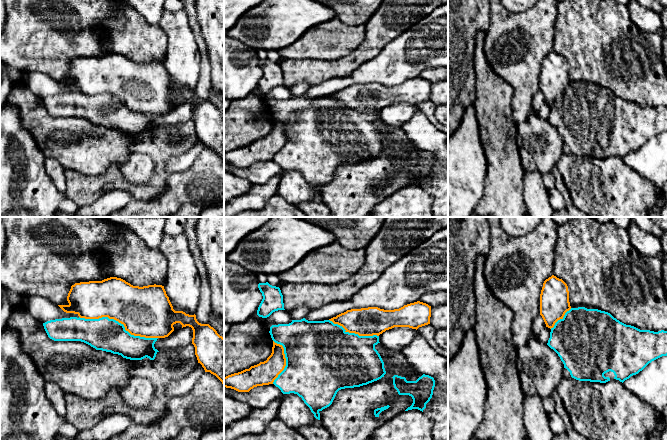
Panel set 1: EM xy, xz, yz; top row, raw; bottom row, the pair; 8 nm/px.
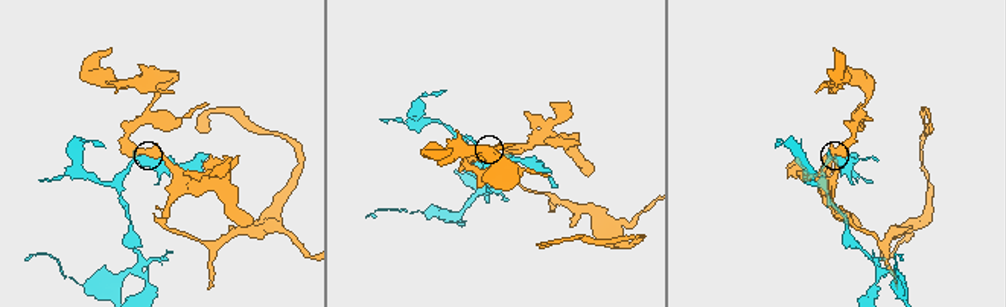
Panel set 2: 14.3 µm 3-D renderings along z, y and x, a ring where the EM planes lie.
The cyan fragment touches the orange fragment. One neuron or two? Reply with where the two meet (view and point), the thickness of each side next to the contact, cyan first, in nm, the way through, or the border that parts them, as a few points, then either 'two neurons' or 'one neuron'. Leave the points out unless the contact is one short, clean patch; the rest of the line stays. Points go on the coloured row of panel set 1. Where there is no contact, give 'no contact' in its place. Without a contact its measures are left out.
xy (118, 322) | 260/400 nm | two neurons

